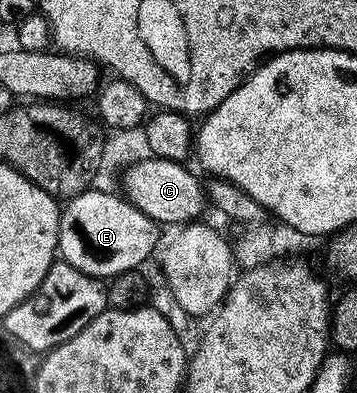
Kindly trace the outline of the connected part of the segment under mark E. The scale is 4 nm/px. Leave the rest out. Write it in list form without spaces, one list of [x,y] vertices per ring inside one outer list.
[[[89,188],[69,199],[61,209],[59,244],[61,261],[84,275],[108,280],[136,270],[155,250],[163,227],[113,191]]]

